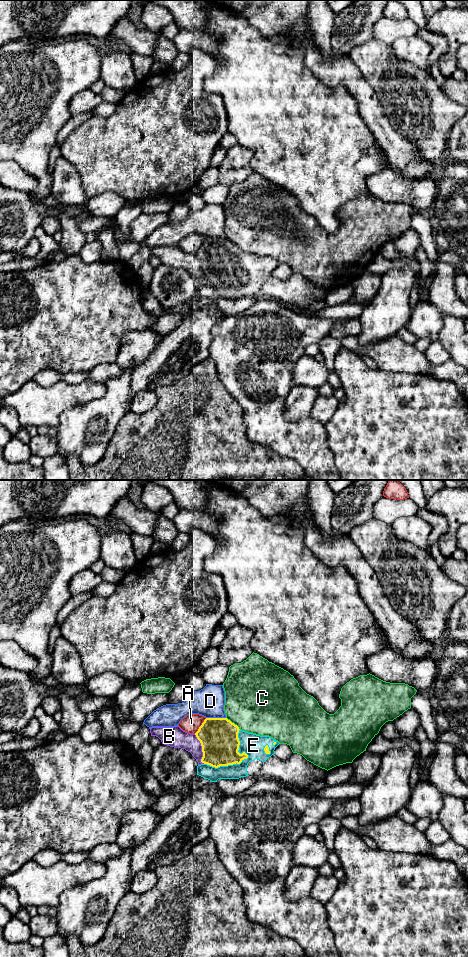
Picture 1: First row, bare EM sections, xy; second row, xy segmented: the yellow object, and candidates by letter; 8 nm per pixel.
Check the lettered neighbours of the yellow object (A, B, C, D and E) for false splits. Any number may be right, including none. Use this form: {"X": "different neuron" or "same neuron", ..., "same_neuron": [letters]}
{"A": "different neuron", "B": "different neuron", "C": "different neuron", "D": "different neuron", "E": "same neuron", "same_neuron": ["E"]}

